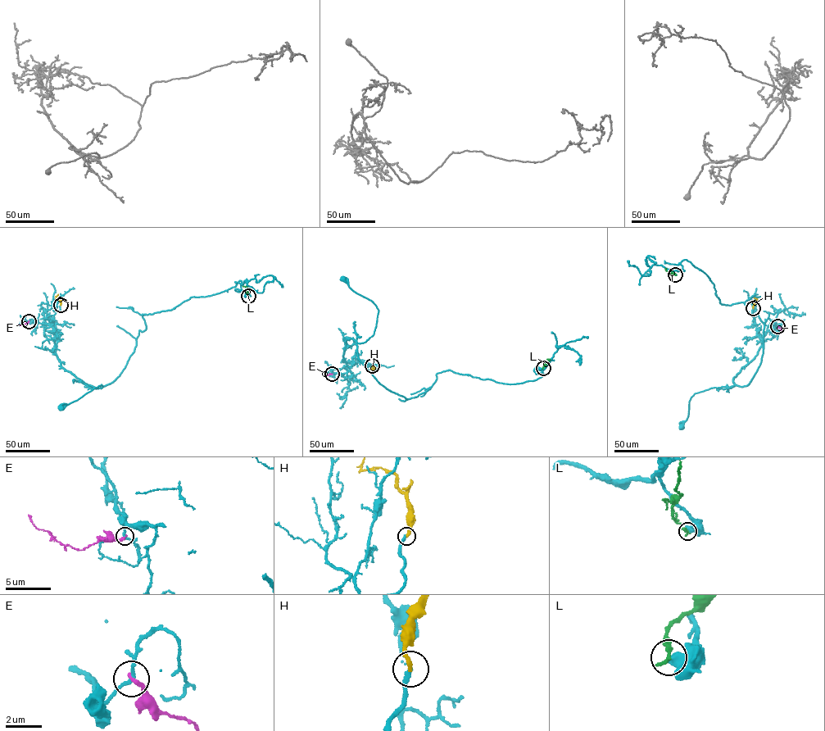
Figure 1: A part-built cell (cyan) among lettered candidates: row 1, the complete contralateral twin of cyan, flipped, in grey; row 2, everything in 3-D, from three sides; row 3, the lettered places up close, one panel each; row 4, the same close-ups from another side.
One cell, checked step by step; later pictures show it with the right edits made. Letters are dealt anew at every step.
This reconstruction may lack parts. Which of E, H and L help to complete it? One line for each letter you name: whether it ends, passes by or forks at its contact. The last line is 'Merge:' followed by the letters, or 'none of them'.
H: It ends there
Merge: H

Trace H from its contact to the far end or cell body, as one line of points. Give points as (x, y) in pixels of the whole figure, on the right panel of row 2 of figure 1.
H: (753, 308), (756, 300), (754, 297)

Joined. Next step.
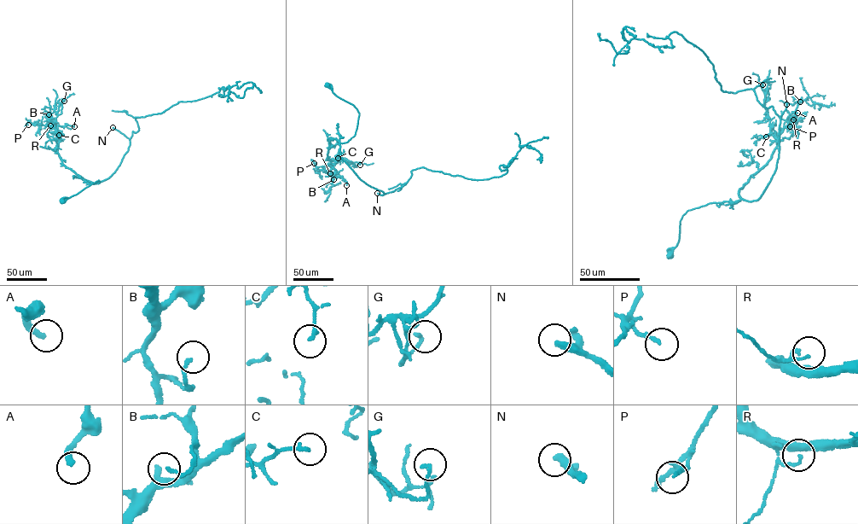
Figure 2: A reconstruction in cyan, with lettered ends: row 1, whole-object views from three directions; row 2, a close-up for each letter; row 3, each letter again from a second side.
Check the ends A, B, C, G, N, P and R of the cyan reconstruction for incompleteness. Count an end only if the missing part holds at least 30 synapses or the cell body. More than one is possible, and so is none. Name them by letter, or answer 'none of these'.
N

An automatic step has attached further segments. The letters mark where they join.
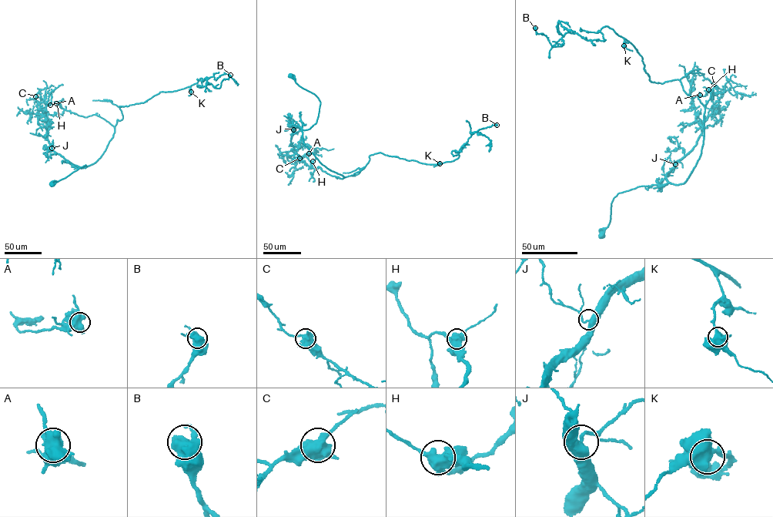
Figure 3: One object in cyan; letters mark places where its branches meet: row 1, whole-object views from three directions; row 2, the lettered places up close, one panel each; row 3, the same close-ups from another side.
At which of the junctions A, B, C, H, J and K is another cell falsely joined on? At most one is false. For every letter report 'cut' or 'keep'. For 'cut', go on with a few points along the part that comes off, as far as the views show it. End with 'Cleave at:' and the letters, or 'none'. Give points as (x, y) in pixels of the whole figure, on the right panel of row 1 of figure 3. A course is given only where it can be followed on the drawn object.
A: keep
B: keep
C: keep
H: keep
J: keep
K: keep
Cleave at: none

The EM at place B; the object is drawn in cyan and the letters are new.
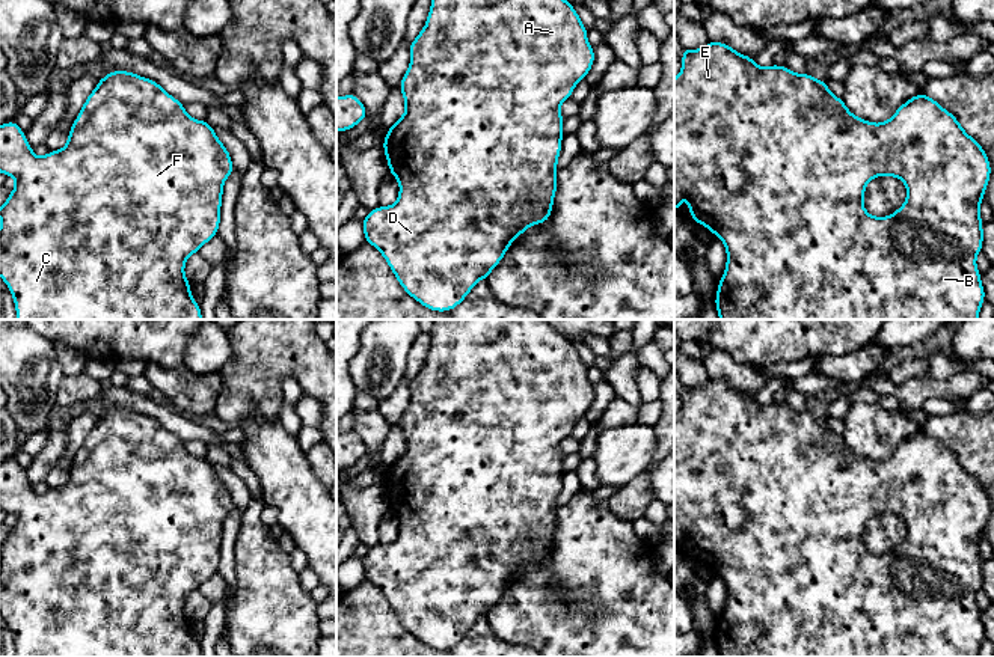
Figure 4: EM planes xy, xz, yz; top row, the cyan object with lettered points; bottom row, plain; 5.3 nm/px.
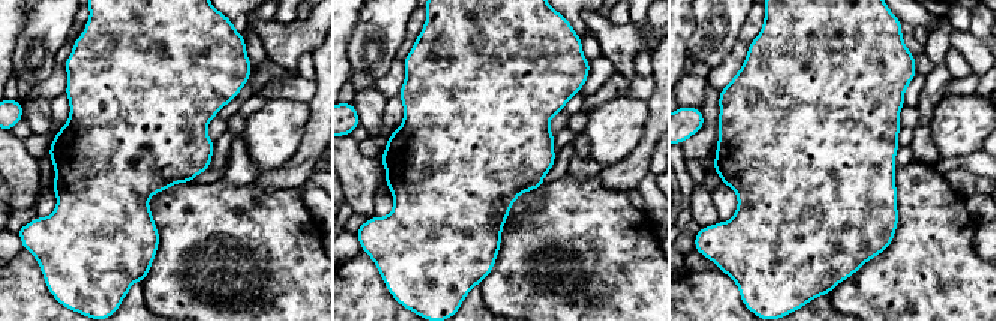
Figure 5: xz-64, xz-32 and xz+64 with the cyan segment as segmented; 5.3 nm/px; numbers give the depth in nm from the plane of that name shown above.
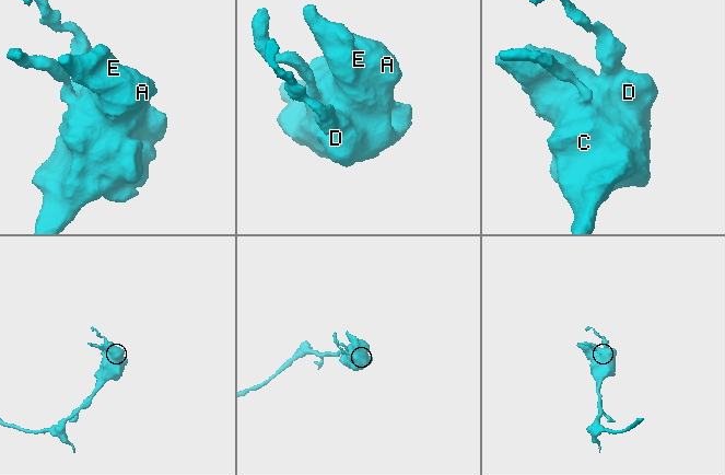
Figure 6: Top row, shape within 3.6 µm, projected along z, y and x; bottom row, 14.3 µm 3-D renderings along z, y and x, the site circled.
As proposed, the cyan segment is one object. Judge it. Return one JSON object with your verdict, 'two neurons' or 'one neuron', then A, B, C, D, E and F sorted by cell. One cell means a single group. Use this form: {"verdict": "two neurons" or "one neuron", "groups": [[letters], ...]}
{"verdict": "one neuron", "groups": [["A", "B", "C", "D", "E", "F"]]}

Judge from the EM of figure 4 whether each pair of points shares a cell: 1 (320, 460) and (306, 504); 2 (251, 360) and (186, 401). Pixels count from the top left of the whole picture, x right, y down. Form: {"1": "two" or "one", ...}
{"1": "two", "2": "two"}

